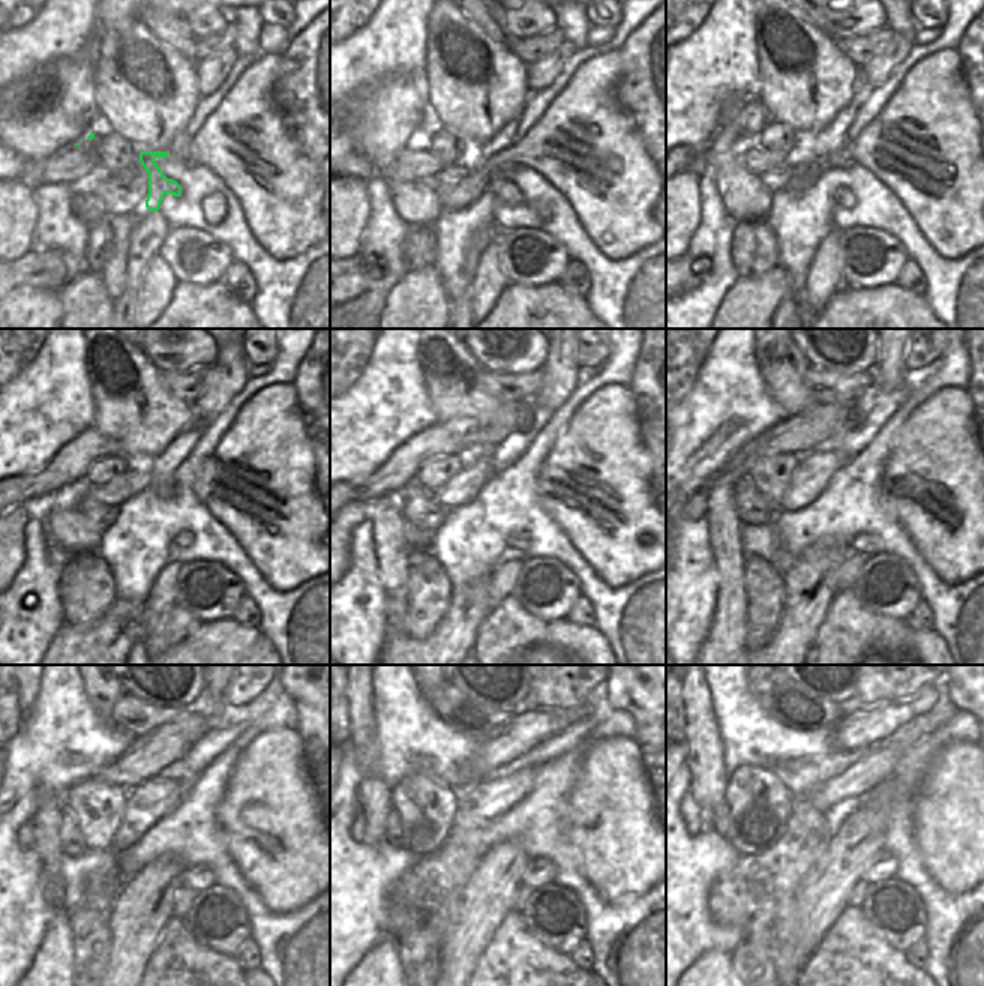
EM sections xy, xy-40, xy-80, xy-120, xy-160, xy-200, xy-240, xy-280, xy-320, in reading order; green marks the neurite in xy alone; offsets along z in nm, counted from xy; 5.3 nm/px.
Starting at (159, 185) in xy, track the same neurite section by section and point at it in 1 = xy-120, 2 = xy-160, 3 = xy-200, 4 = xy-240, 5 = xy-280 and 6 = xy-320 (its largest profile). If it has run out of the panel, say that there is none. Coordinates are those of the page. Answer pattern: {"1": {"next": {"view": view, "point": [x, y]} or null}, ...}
{"1": {"next": {"view": "xy-120", "point": [185, 538]}}, "2": {"next": {"view": "xy-160", "point": [521, 542]}}, "3": {"next": {"view": "xy-200", "point": [867, 544]}}, "4": {"next": {"view": "xy-240", "point": [200, 878]}}, "5": {"next": {"view": "xy-280", "point": [539, 872]}}, "6": {"next": {"view": "xy-320", "point": [882, 866]}}}

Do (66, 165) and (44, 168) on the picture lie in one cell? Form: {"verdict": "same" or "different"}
{"verdict": "same"}

